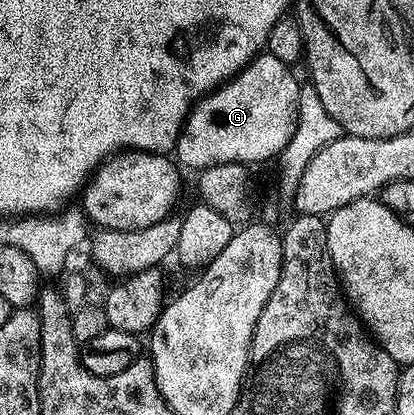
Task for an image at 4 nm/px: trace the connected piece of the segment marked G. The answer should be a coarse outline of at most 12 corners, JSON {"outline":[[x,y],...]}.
{"outline":[[261,52],[203,95],[175,161],[199,172],[279,156],[302,82]]}

